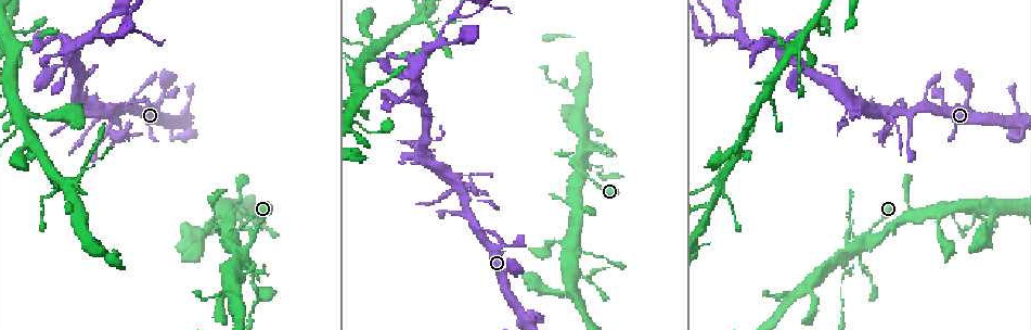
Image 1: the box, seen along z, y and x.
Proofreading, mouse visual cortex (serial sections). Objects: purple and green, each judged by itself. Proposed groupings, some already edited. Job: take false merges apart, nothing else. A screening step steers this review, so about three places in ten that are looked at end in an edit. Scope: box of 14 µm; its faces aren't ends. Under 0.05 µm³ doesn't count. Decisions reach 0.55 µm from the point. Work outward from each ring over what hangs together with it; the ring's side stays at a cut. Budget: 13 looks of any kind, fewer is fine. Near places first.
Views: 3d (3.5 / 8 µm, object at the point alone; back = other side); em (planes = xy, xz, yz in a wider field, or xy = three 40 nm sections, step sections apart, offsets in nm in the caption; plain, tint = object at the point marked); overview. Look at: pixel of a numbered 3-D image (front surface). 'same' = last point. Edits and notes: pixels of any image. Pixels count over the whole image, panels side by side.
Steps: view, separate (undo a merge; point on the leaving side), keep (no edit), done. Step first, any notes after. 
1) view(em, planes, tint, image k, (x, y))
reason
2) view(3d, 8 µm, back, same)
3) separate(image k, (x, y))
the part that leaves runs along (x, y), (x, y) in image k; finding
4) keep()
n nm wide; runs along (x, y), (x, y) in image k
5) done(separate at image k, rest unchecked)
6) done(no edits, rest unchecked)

view(3d, 3.5 µm, image 1, (580, 171))
abrupt turn

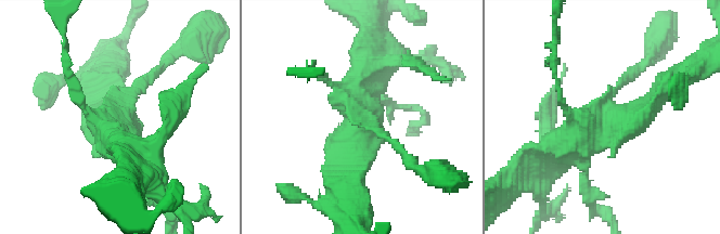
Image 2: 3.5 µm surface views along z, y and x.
view(em, xy, step 2, tint, image 2, (611, 114))
now the EM

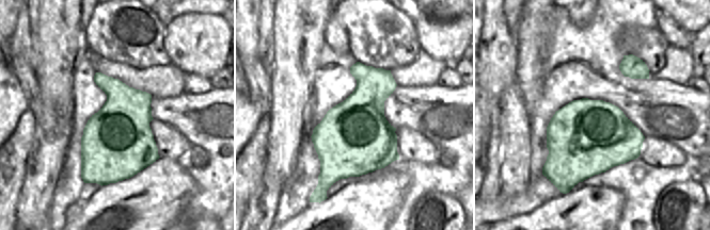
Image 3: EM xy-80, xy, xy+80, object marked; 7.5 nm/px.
keep()
runs along (403, 154), (363, 124), (350, 182) in image 2; continuous, no second cell

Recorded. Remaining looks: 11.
view(3d, 3.5 µm, image 1, (841, 282))
calibre changes

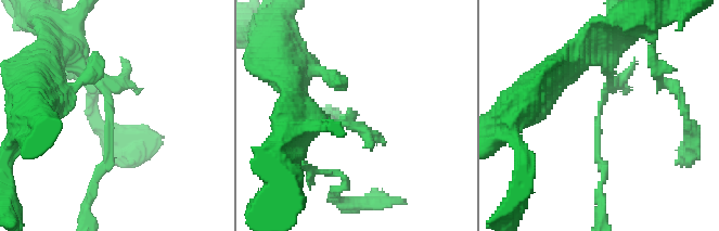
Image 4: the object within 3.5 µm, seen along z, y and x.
view(em, xy, step 3, tint, image 4, (355, 112))
arms of 100, 200 nm

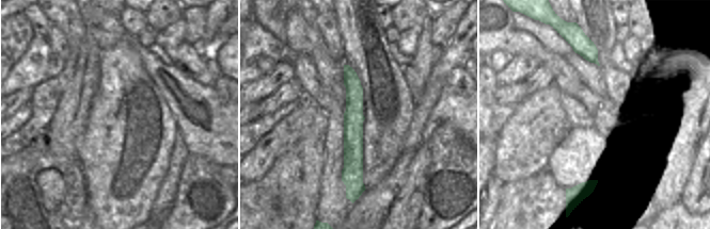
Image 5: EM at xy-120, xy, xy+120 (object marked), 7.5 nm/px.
keep()
runs along (346, 67), (353, 86), (350, 189) in image 5; all the same cell

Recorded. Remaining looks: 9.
view(3d, 3.5 µm, image 1, (233, 296))
two arms in line, one across

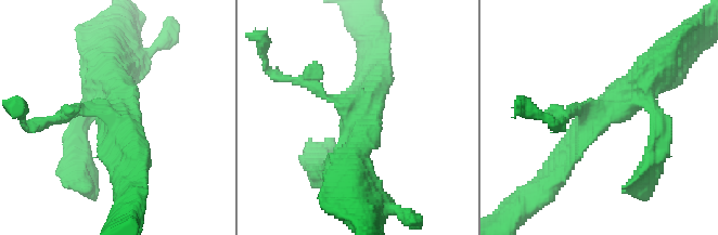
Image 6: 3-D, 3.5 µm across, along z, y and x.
view(em, planes, plain, image 6, (357, 111))
3 arms; arms of 150, 350, 400 nm; need the tissue

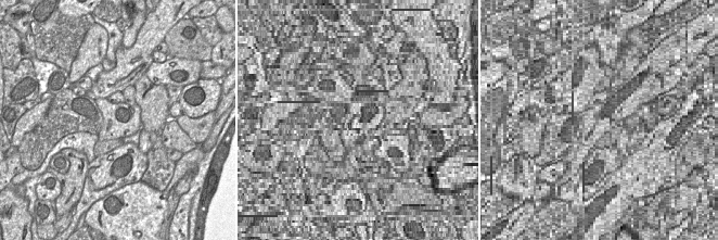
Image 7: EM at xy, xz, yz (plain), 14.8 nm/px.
view(em, planes, tint, same)
where the object lies

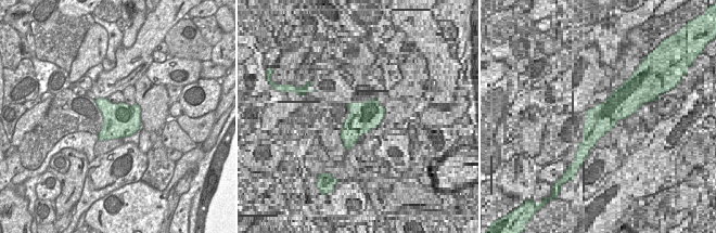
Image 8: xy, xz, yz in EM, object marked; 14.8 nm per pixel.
keep()
runs along (651, 73), (595, 116), (556, 172) in image 6; one cell here

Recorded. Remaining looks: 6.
view(3d, 3.5 µm, image 1, (125, 134))
sharp bend

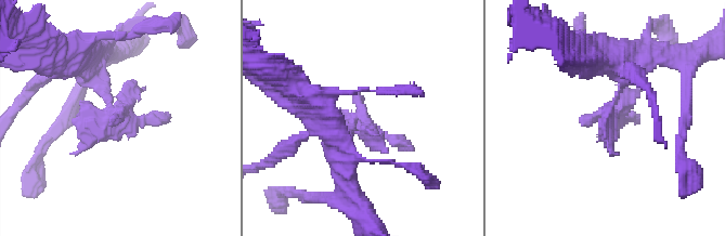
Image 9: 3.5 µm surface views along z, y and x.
view(em, xy, step 5, plain, image 9, (116, 112))
now the EM

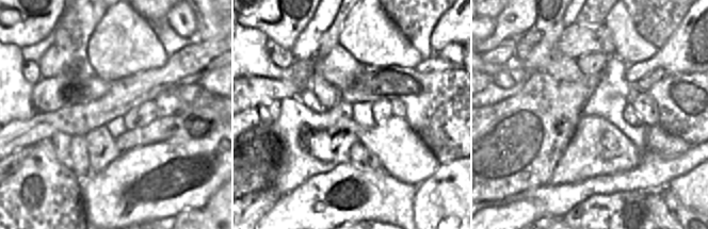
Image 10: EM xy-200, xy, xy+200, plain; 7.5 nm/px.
view(em, xy, step 5, tint, same)

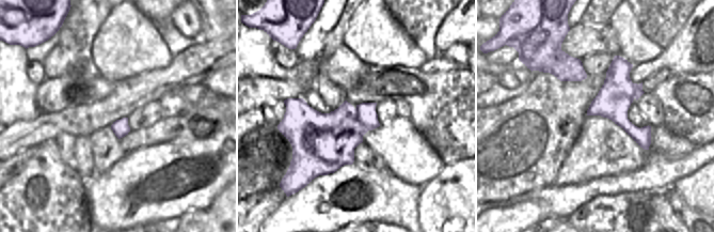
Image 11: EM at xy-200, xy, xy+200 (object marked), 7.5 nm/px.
separate(image 9, (91, 140))
the part that leaves runs along (112, 108), (132, 118), (165, 115) in image 9; two cells meet here

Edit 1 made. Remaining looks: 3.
done(separate at image 9, rest unchecked)

